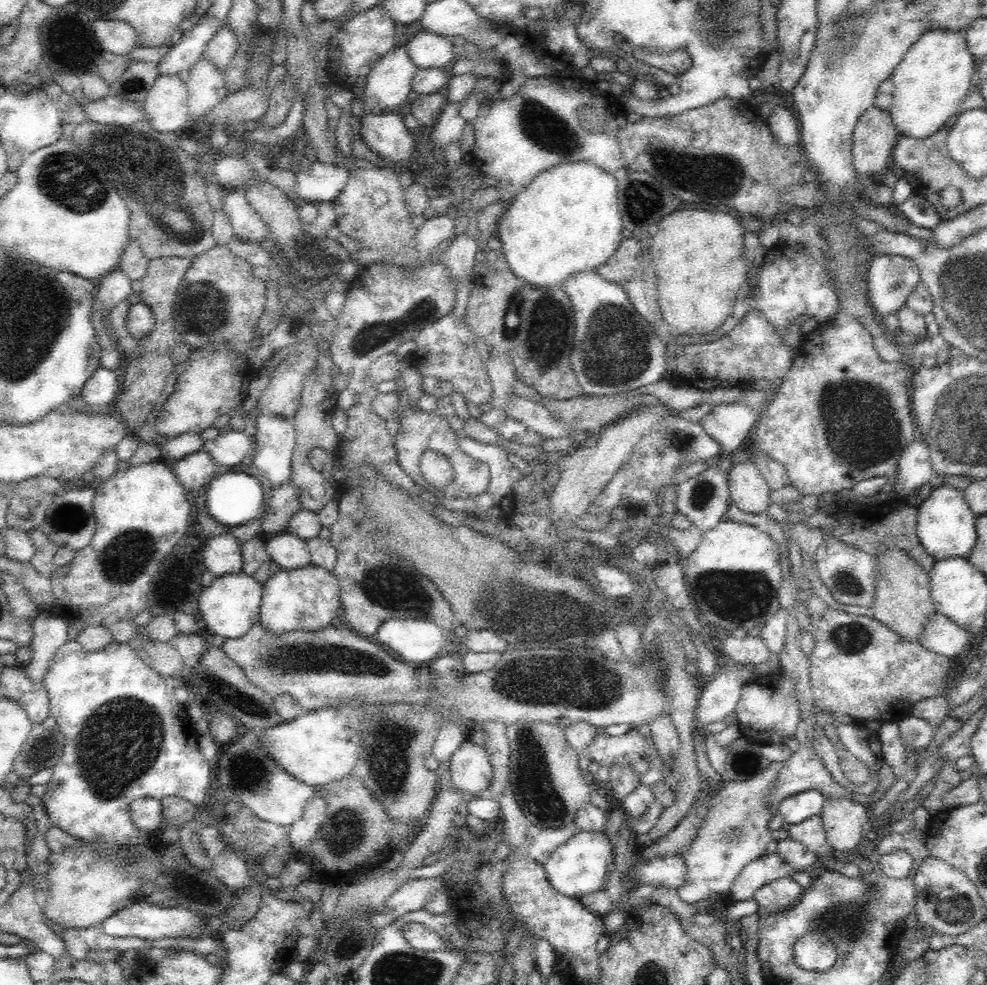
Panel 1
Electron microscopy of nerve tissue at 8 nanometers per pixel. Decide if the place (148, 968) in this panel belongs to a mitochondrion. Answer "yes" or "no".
no

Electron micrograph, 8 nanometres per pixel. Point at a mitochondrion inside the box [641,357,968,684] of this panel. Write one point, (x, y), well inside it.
(844, 405)

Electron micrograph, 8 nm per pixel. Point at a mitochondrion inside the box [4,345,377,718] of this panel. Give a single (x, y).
(286, 657)

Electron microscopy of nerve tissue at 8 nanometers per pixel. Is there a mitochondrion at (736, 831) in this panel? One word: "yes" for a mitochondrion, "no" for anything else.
yes

